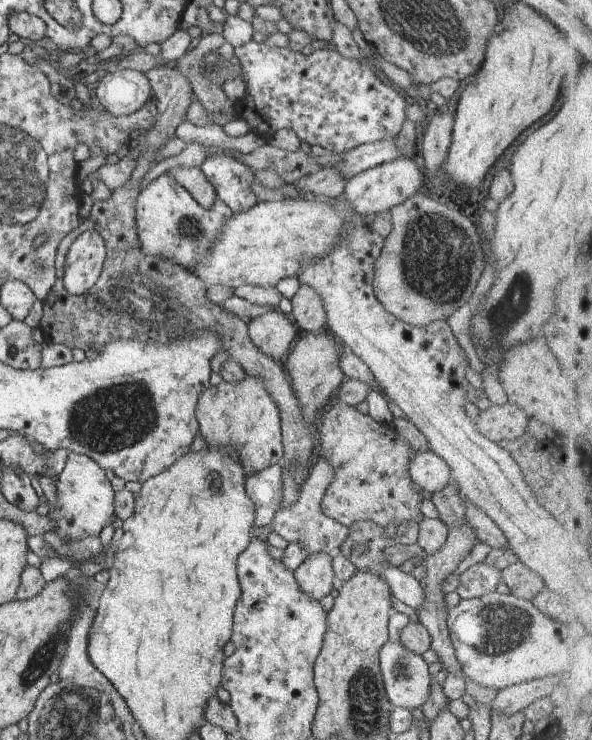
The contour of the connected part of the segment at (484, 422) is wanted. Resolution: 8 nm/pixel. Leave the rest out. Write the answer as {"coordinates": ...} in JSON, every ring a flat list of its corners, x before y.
{"coordinates":[[509,402,491,405,474,419,476,428,491,441,513,441,526,432,530,418,518,405]]}

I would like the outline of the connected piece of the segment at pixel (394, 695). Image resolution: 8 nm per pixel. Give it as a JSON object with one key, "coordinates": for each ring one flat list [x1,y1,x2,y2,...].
{"coordinates":[[388,640,380,647,379,663,387,697,394,707,404,707,413,711,428,700,432,679,428,662,422,655,408,650,399,641]]}

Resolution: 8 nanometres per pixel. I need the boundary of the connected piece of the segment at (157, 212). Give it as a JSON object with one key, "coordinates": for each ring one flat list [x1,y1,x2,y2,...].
{"coordinates":[[168,174,161,175,158,178,153,179,144,189,139,192,139,195,137,196,137,201,135,204,135,222,141,251,145,255,156,255,157,257,168,259,172,258,185,269,189,269,189,271,192,272,191,268,195,266,195,263,200,262,200,260,203,261,205,257,211,252,211,246,215,244,215,241,219,236,219,231,223,230,223,226,230,220,230,218,232,218,232,215,233,212,230,210,230,207,226,206,224,202,220,202,220,200,216,200,216,208,209,208,206,210,192,198,192,195,183,186,180,186,177,184,177,182,173,181,173,176,170,177]]}

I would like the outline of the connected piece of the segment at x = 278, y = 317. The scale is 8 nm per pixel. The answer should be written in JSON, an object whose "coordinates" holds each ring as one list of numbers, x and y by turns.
{"coordinates":[[278,308,252,319,247,329,254,346,280,362,288,354,296,333,299,333,292,318]]}

